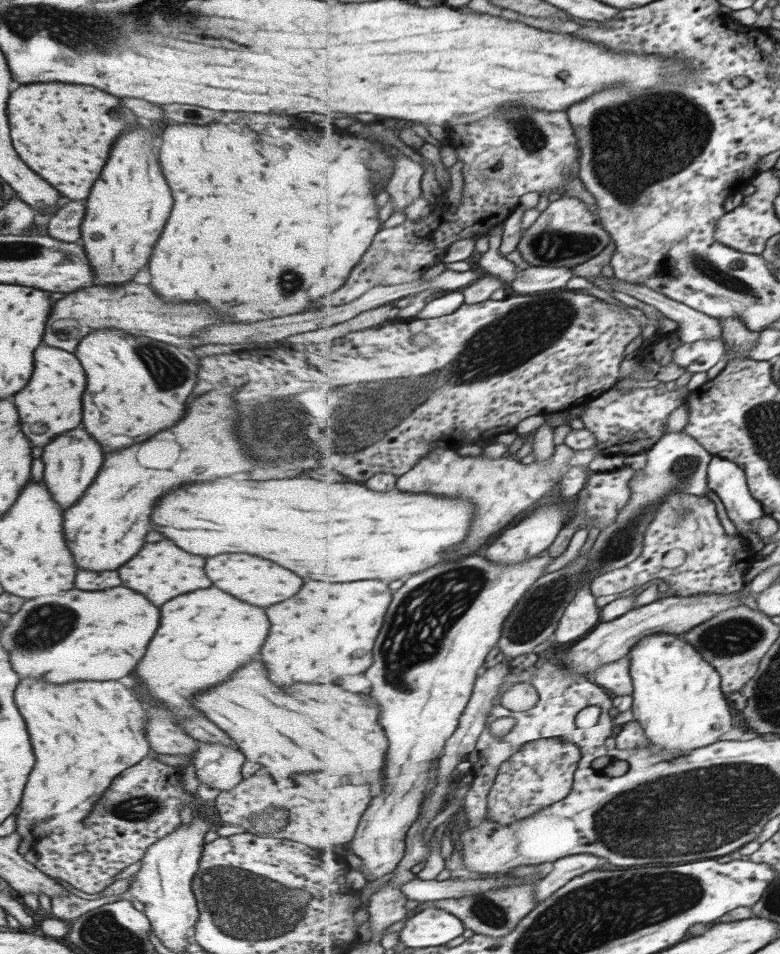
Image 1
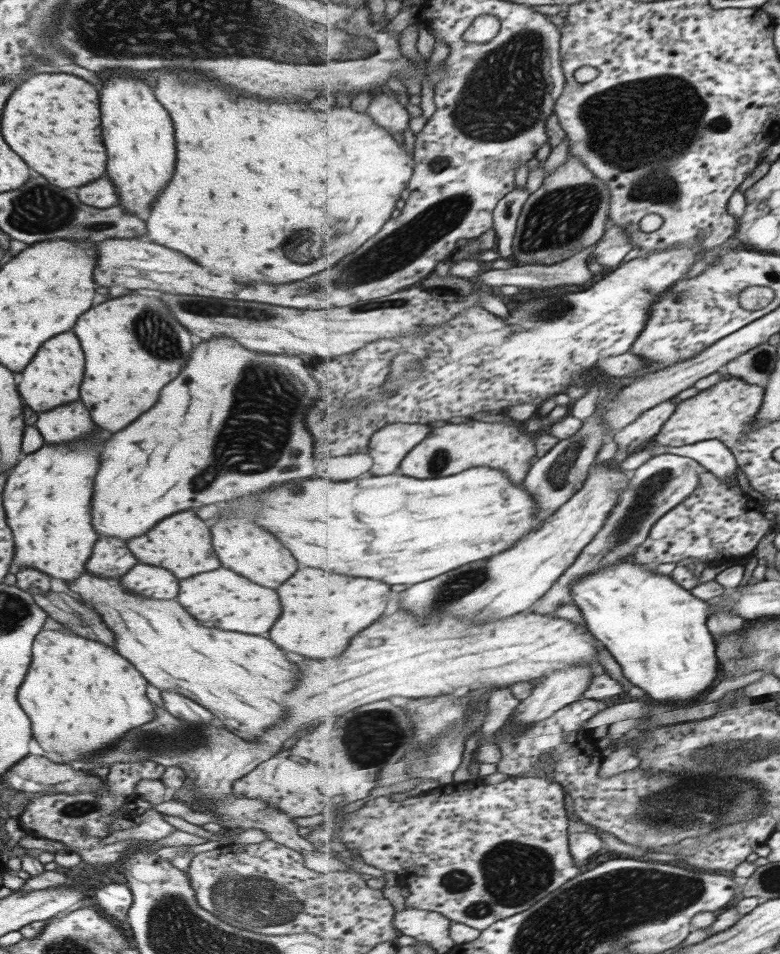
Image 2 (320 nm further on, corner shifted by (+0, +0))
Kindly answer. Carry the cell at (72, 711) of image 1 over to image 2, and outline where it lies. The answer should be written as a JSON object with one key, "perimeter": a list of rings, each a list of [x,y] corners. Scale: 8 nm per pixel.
{"perimeter":[[[61,626],[58,629],[42,628],[33,639],[31,654],[30,665],[21,688],[16,692],[16,698],[31,720],[33,738],[45,752],[53,754],[57,762],[73,764],[79,758],[85,762],[83,758],[91,756],[95,750],[111,746],[132,728],[152,722],[155,713],[152,703],[145,697],[146,680],[111,647],[76,635],[71,629]]]}

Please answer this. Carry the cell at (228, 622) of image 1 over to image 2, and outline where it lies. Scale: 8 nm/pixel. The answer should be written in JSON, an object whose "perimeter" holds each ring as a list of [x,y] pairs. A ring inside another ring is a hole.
{"perimeter":[[[217,568],[213,572],[201,572],[197,576],[189,576],[178,581],[175,600],[201,624],[207,628],[223,628],[243,634],[263,634],[271,628],[275,618],[279,616],[279,598],[275,590],[261,588],[259,584],[249,582],[247,578],[227,570]],[[209,618],[209,620],[207,620]]]}

